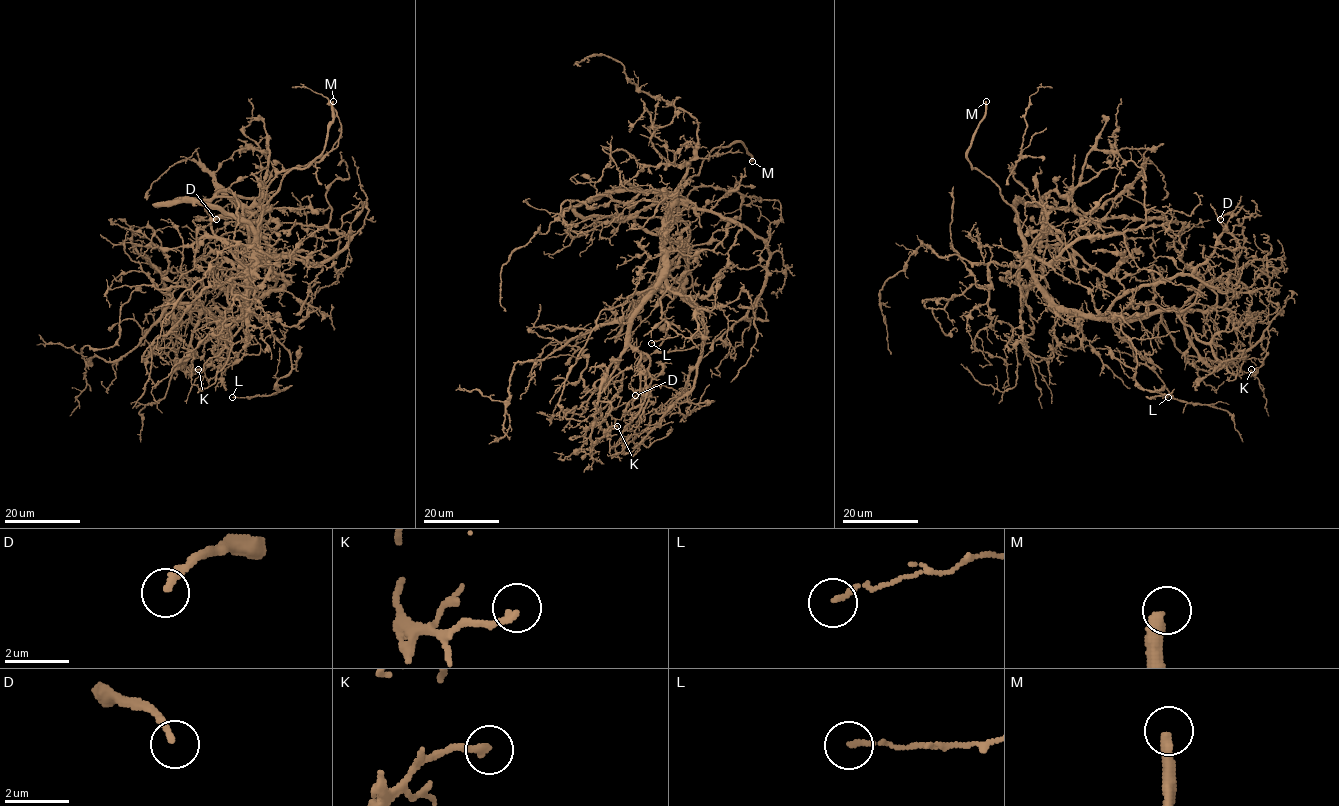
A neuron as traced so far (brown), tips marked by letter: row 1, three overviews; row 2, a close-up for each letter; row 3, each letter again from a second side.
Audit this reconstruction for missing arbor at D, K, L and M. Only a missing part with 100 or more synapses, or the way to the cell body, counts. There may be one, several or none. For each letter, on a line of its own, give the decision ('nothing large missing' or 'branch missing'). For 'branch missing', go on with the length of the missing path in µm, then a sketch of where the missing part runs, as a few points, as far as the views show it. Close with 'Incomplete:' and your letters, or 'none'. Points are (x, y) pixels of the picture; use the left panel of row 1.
D: nothing large missing
K: nothing large missing
L: nothing large missing
M: branch missing | 20 µm
Incomplete: M

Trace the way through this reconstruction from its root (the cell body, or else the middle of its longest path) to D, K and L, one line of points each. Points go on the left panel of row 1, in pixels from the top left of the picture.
D: (249, 279), (245, 314), (286, 283), (257, 233), (232, 226), (225, 213), (211, 217), (205, 207), (216, 219)
K: (249, 279), (242, 316), (189, 308), (189, 320), (174, 326), (176, 358), (187, 371), (198, 369)
L: (249, 279), (245, 314), (268, 327), (291, 369), (271, 395), (232, 397)

